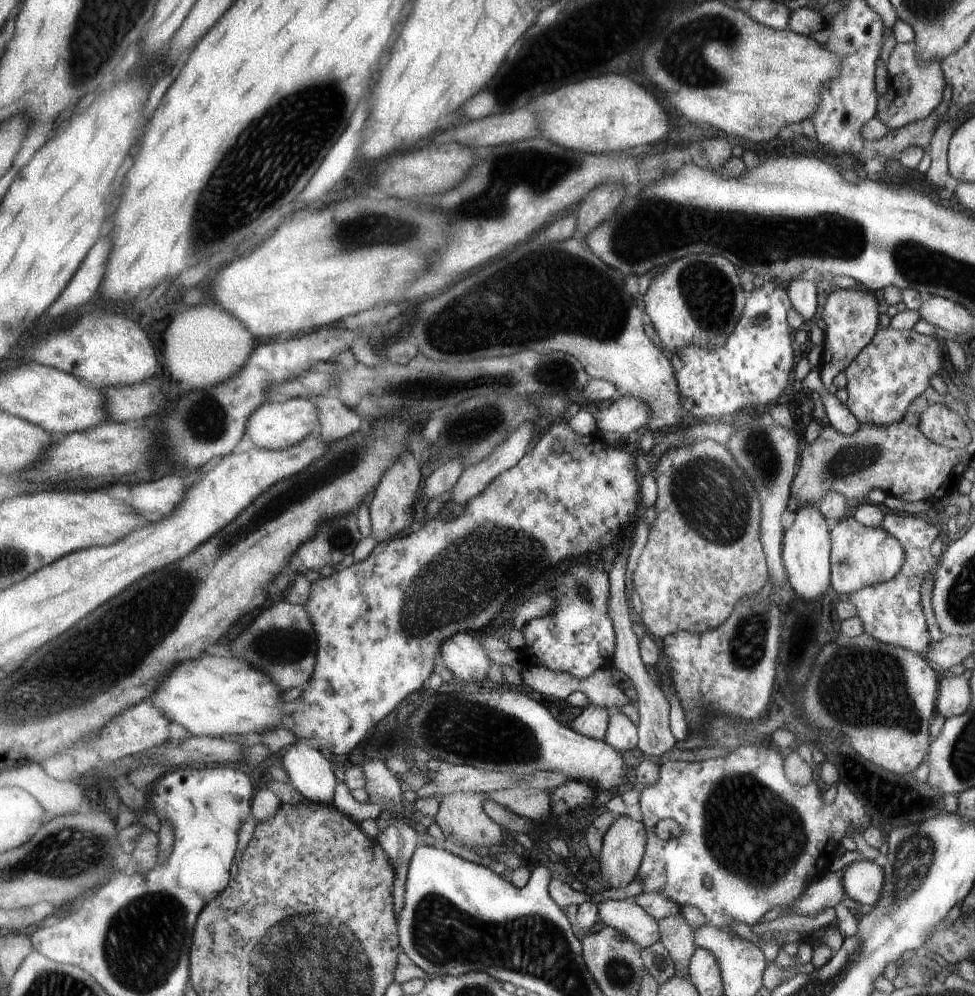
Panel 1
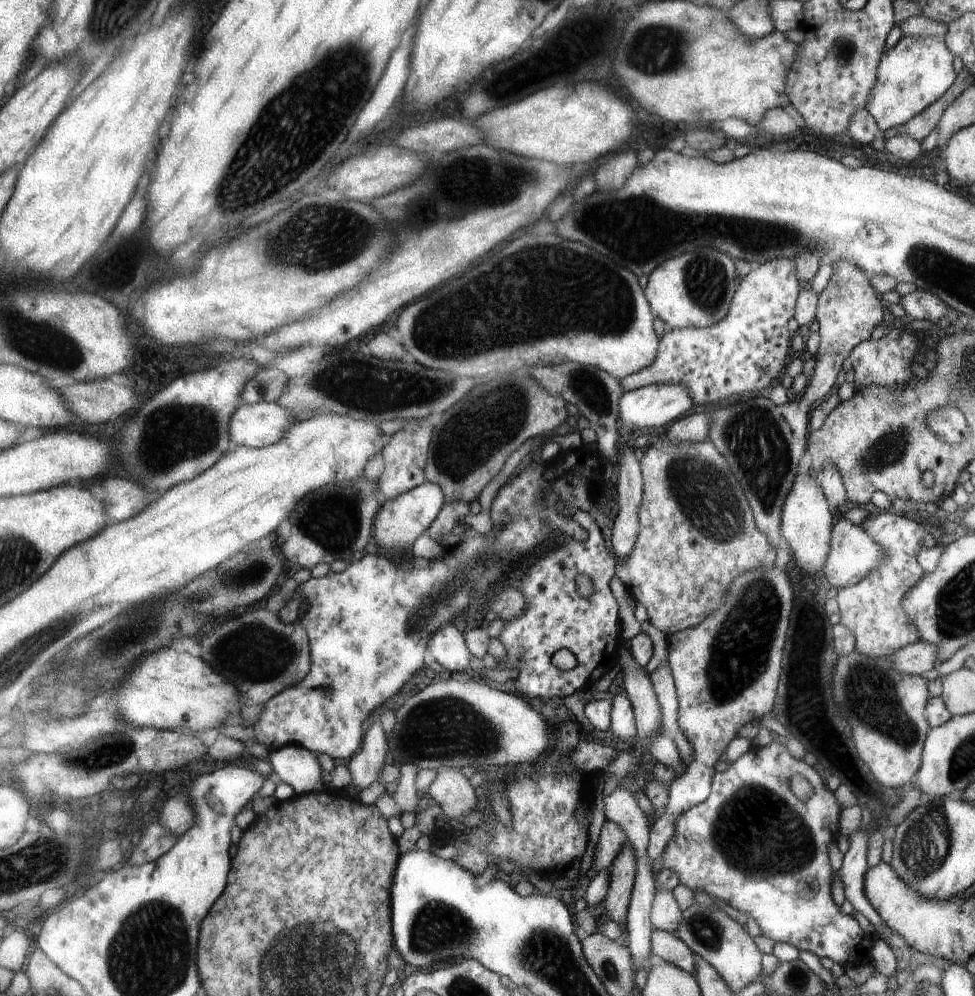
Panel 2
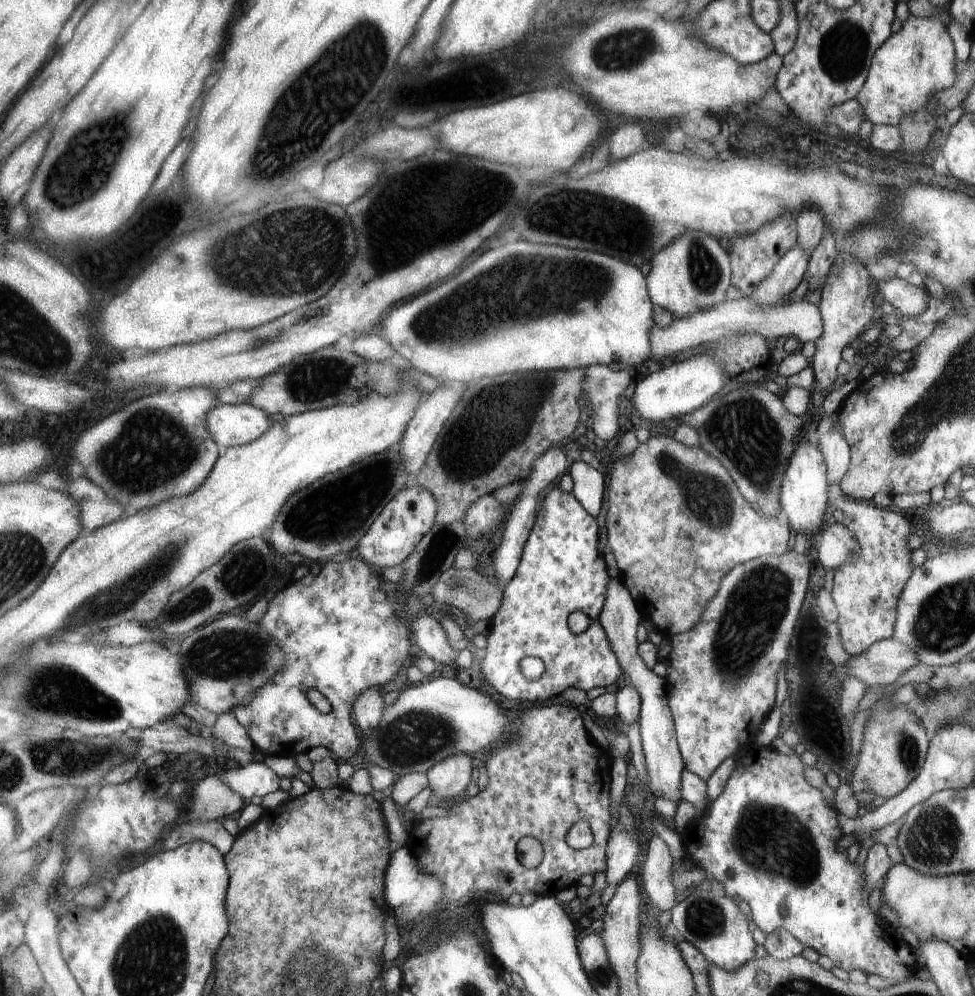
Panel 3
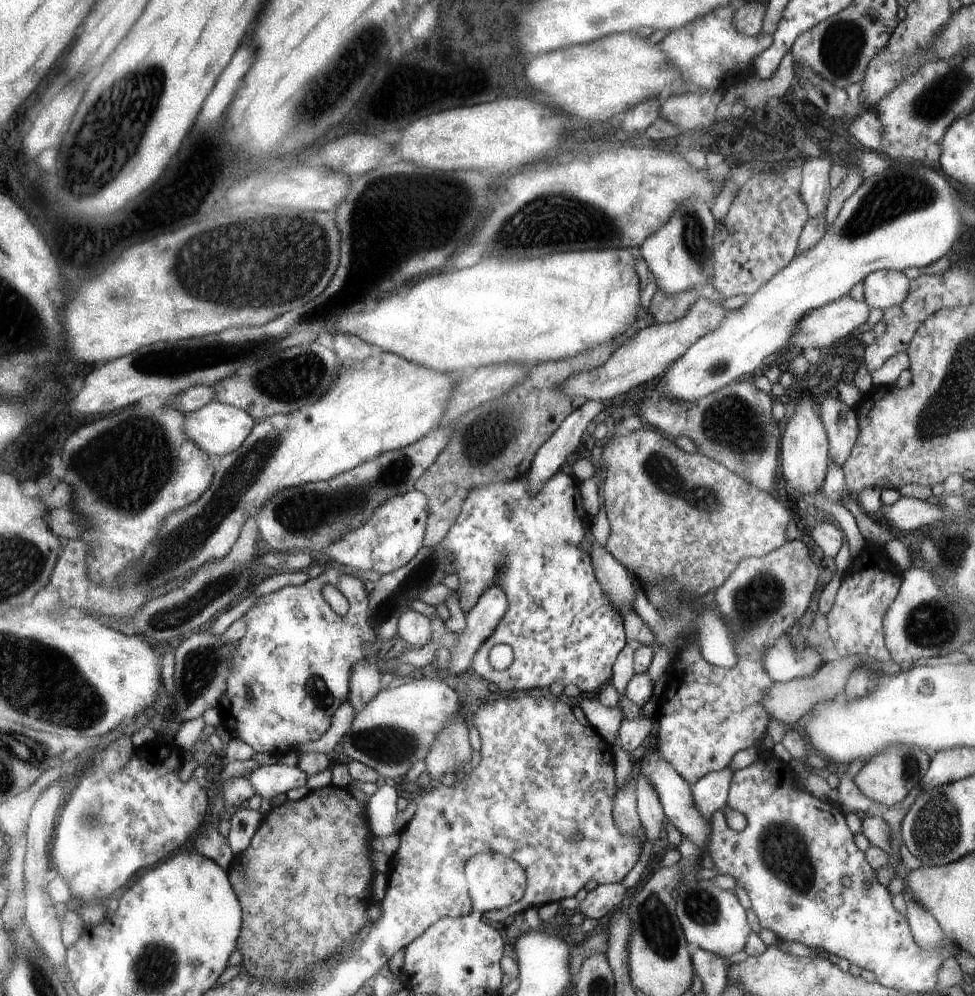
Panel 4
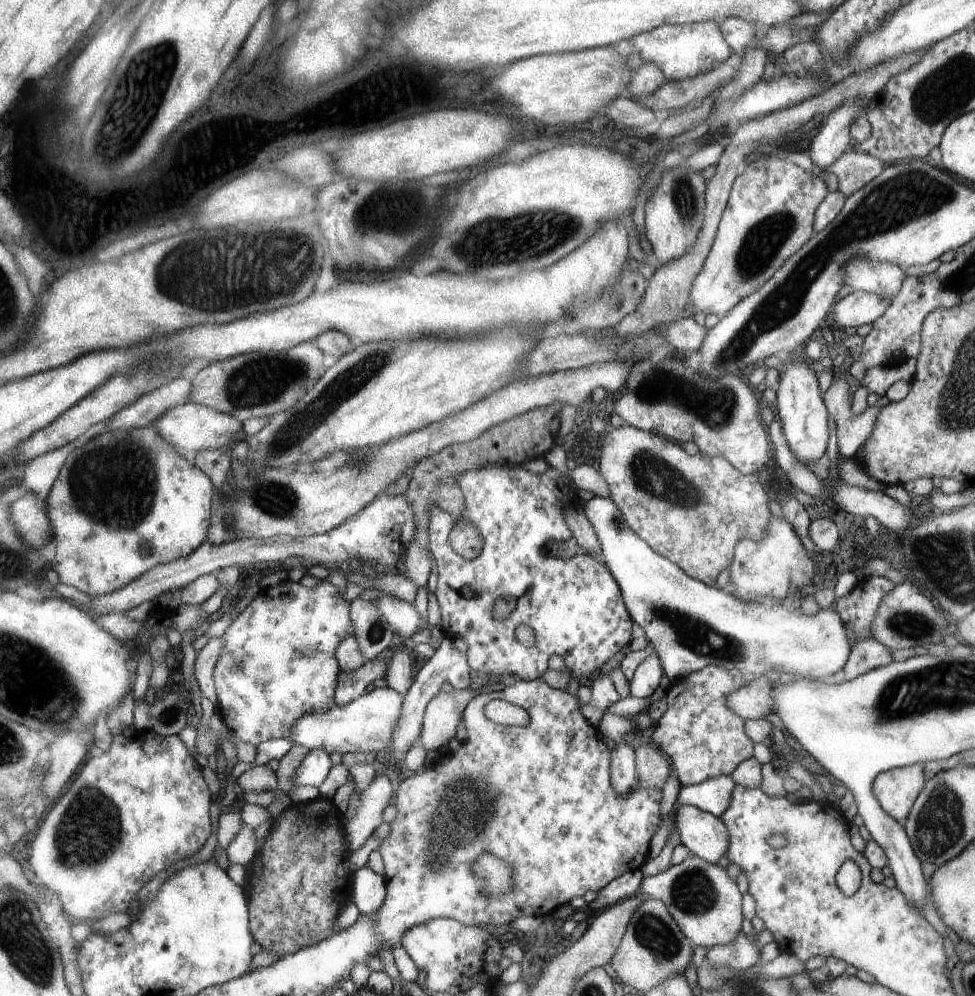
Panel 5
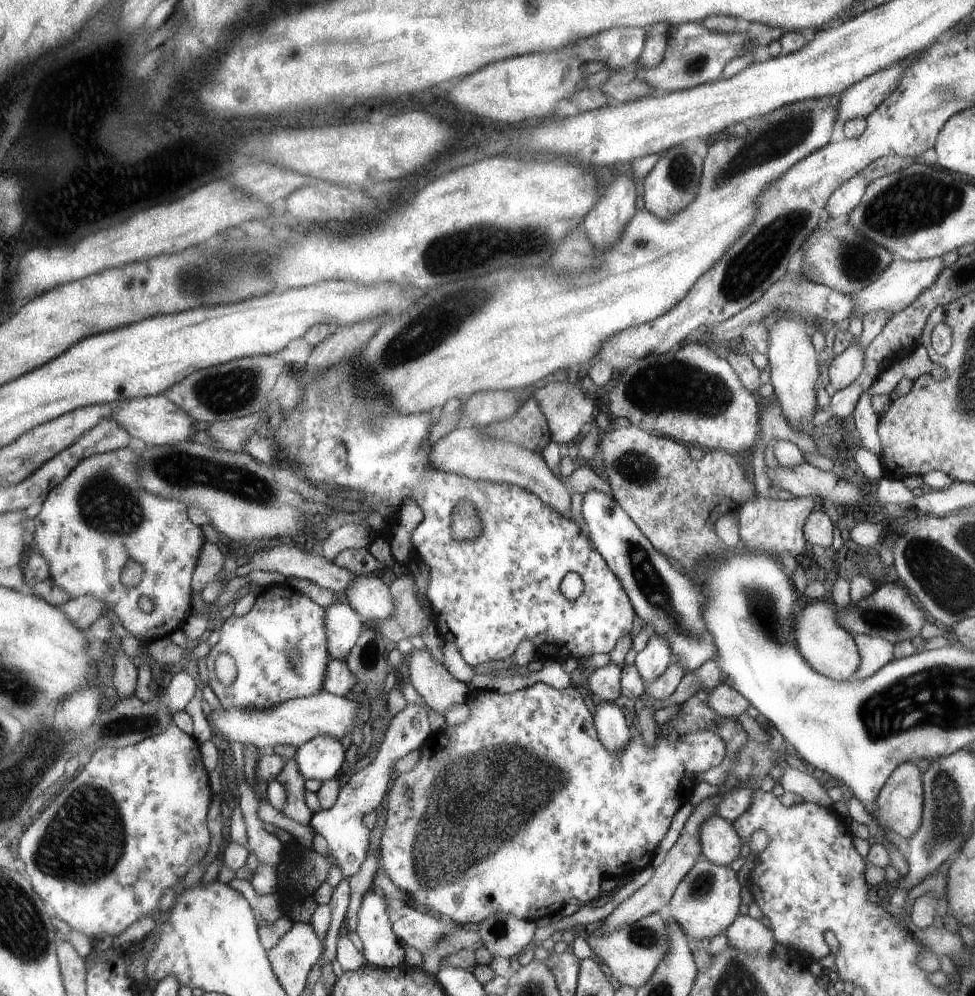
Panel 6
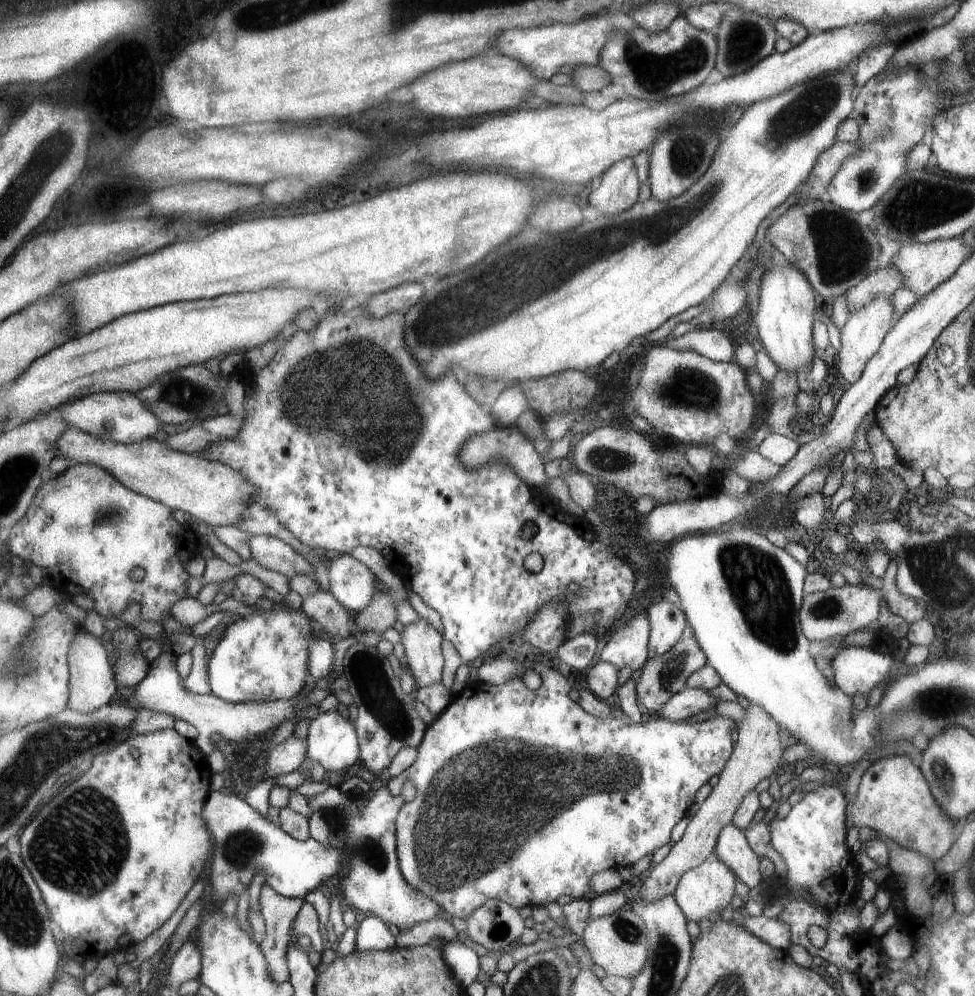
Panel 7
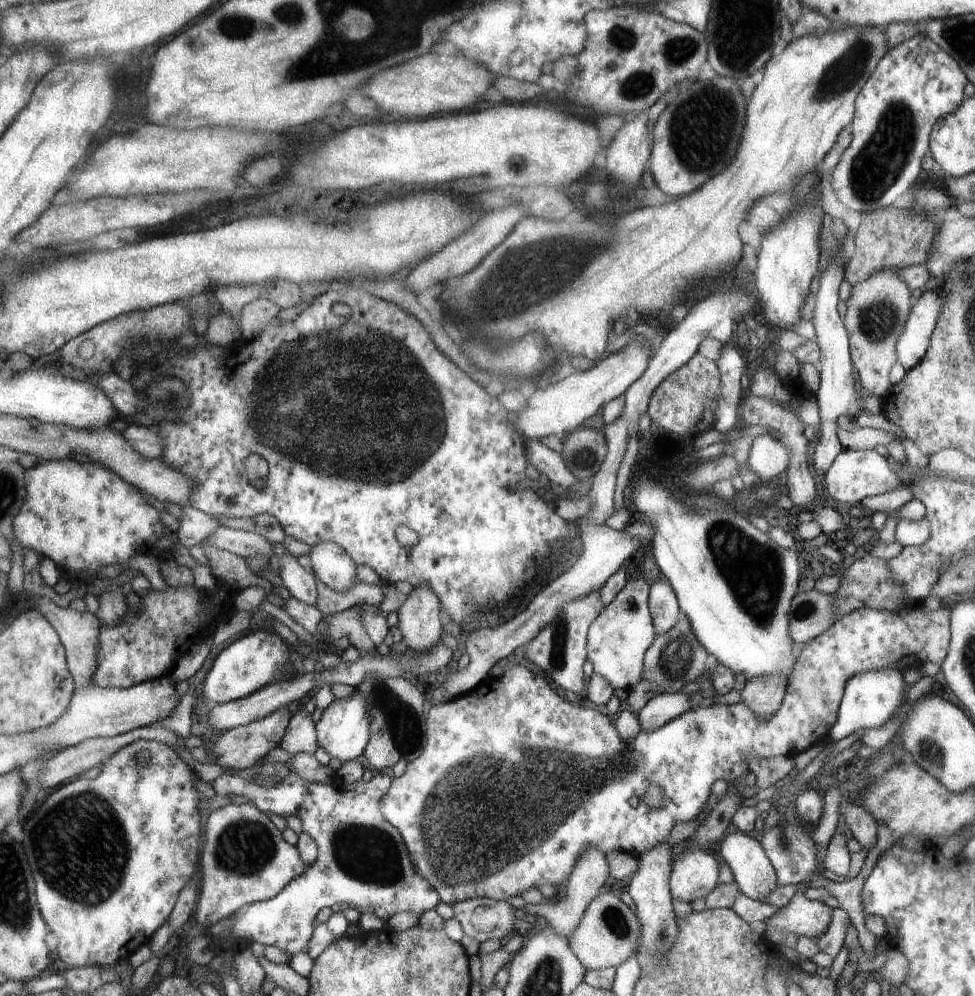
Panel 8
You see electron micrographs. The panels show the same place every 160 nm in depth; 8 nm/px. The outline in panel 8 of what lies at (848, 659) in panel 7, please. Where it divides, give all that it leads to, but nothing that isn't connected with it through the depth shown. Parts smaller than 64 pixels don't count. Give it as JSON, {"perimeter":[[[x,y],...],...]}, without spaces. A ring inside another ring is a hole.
{"perimeter":[[[881,667],[853,675],[844,684],[843,698],[836,712],[836,722],[828,732],[828,741],[837,741],[859,728],[880,727],[903,700],[903,674],[893,667]]]}

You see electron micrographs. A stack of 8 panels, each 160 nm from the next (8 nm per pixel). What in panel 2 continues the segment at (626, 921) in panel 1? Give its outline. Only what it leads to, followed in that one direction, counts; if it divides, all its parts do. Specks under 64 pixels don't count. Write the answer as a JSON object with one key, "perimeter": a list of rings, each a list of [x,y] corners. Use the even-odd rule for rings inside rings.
{"perimeter":[[[654,928],[650,934],[650,949],[655,959],[671,963],[685,972],[694,972],[695,954],[675,935]]]}

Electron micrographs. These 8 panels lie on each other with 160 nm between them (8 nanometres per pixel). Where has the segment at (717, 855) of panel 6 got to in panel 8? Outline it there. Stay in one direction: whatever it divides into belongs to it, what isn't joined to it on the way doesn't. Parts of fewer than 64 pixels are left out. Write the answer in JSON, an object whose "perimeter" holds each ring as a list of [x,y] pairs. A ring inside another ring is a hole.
{"perimeter":[[[731,832],[719,844],[718,855],[732,872],[732,879],[739,893],[753,900],[763,901],[778,884],[775,869],[760,842],[744,835]]]}

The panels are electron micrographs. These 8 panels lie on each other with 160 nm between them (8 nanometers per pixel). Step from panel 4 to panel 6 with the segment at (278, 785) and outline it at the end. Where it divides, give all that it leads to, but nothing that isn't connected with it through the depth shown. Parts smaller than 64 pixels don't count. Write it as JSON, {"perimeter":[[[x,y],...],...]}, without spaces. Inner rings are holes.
{"perimeter":[[[319,735],[297,749],[295,758],[306,779],[321,782],[339,776],[345,762],[345,748],[341,740],[329,735]]]}

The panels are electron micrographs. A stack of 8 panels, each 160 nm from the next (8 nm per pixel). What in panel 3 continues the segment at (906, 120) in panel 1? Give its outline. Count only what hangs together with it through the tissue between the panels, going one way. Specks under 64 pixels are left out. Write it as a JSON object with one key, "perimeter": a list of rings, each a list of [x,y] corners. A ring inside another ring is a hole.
{"perimeter":[[[909,14],[898,32],[875,52],[868,68],[867,82],[855,96],[867,120],[873,124],[867,138],[875,150],[893,152],[901,150],[902,134],[897,126],[908,114],[915,114],[928,104],[935,92],[955,82],[953,43],[946,26],[932,18],[915,18]]]}

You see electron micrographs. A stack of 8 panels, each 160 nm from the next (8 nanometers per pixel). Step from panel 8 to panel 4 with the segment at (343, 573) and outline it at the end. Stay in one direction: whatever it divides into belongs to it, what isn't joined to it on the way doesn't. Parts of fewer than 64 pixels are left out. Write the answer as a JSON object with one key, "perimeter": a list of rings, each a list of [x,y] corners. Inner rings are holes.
{"perimeter":[[[405,609],[405,613],[400,618],[398,632],[407,647],[423,648],[426,644],[431,643],[431,638],[433,638],[431,618],[415,610]]]}

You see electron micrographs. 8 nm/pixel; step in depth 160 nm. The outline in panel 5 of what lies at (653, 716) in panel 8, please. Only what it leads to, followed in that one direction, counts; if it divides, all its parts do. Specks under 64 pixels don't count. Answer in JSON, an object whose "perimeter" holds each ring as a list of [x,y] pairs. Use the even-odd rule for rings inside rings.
{"perimeter":[[[765,676],[749,677],[747,684],[732,693],[726,704],[739,716],[748,719],[761,719],[772,712],[772,682]]]}

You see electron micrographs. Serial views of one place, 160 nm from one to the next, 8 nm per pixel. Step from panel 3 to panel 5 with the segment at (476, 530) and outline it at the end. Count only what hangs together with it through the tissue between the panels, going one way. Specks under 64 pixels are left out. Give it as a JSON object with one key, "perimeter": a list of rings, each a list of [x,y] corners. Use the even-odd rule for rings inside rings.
{"perimeter":[[[507,463],[503,465],[487,465],[482,469],[476,469],[475,471],[467,471],[465,474],[459,475],[457,477],[458,483],[461,485],[466,498],[466,507],[462,512],[464,515],[464,520],[469,521],[478,528],[478,531],[485,537],[485,546],[481,551],[481,554],[474,558],[473,560],[466,559],[461,556],[453,547],[450,541],[450,536],[453,530],[456,528],[456,524],[460,522],[460,518],[451,512],[441,510],[441,507],[434,503],[430,509],[432,516],[430,517],[430,523],[427,527],[430,530],[430,548],[433,552],[434,560],[436,561],[436,566],[439,569],[439,581],[437,583],[436,595],[439,601],[439,606],[441,607],[441,622],[440,626],[447,637],[454,637],[457,635],[463,635],[470,644],[470,649],[468,650],[468,661],[473,670],[478,670],[484,673],[498,674],[501,677],[512,677],[515,680],[521,679],[524,681],[530,681],[533,679],[539,679],[541,675],[548,669],[547,659],[552,654],[559,654],[564,662],[564,668],[569,672],[572,682],[581,678],[581,676],[589,677],[591,672],[595,672],[603,662],[607,662],[615,652],[621,652],[621,648],[625,644],[629,644],[629,638],[631,638],[631,622],[632,618],[629,618],[627,614],[628,607],[623,606],[621,602],[621,594],[619,594],[618,584],[613,582],[613,578],[609,576],[609,572],[605,570],[606,566],[603,566],[602,562],[599,562],[596,558],[587,554],[583,548],[581,548],[575,538],[572,537],[569,527],[566,525],[566,520],[564,519],[564,514],[562,513],[562,507],[568,505],[569,507],[579,506],[578,499],[576,496],[576,491],[572,491],[569,487],[569,480],[567,476],[548,465],[547,470],[542,473],[533,474],[523,467],[507,467]],[[569,538],[569,540],[567,540]],[[547,544],[550,544],[549,548],[553,548],[553,556],[547,554]],[[505,597],[506,599],[511,599],[516,605],[515,608],[503,619],[495,619],[493,614],[493,605],[499,598]],[[518,624],[526,624],[533,630],[535,637],[535,643],[530,648],[521,645],[517,640],[515,640],[515,627]]]}

